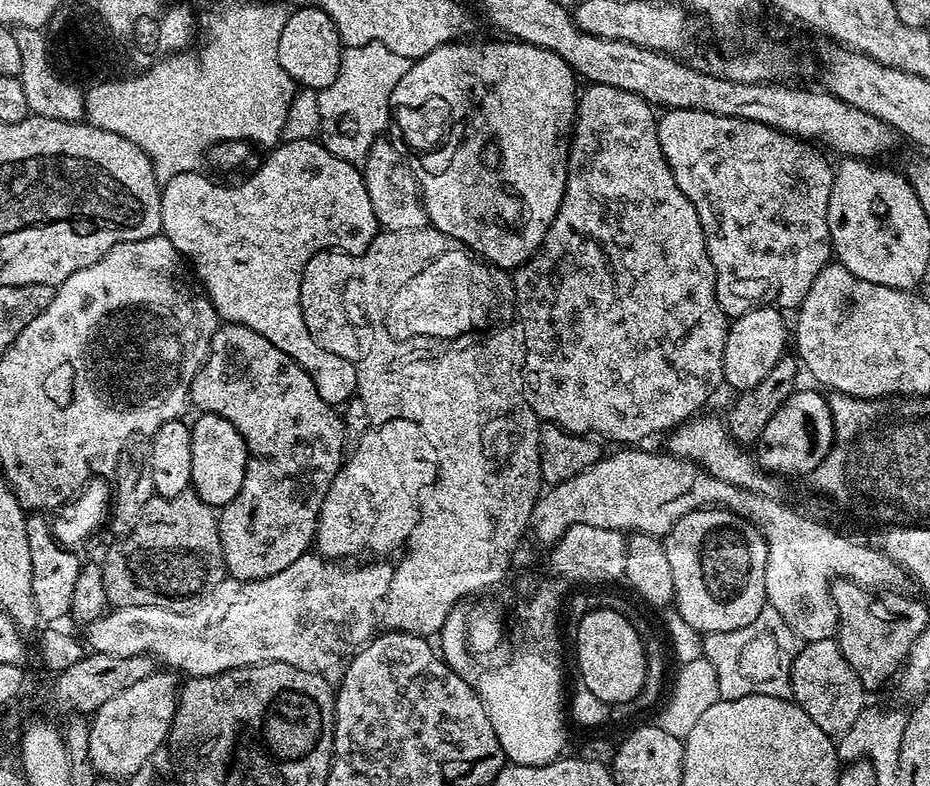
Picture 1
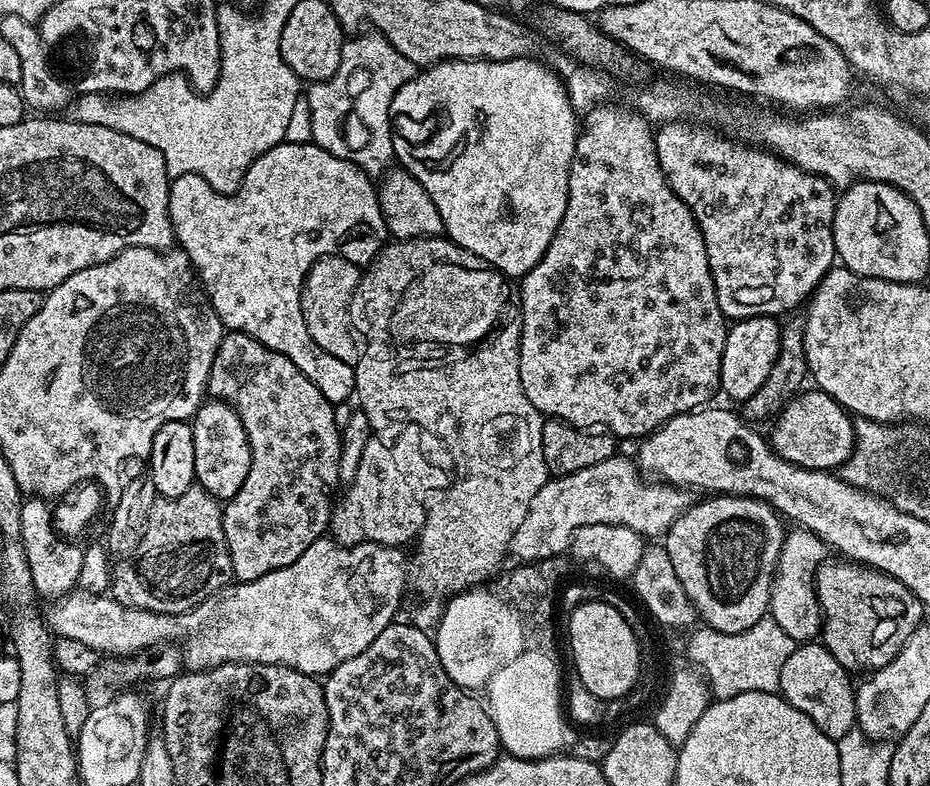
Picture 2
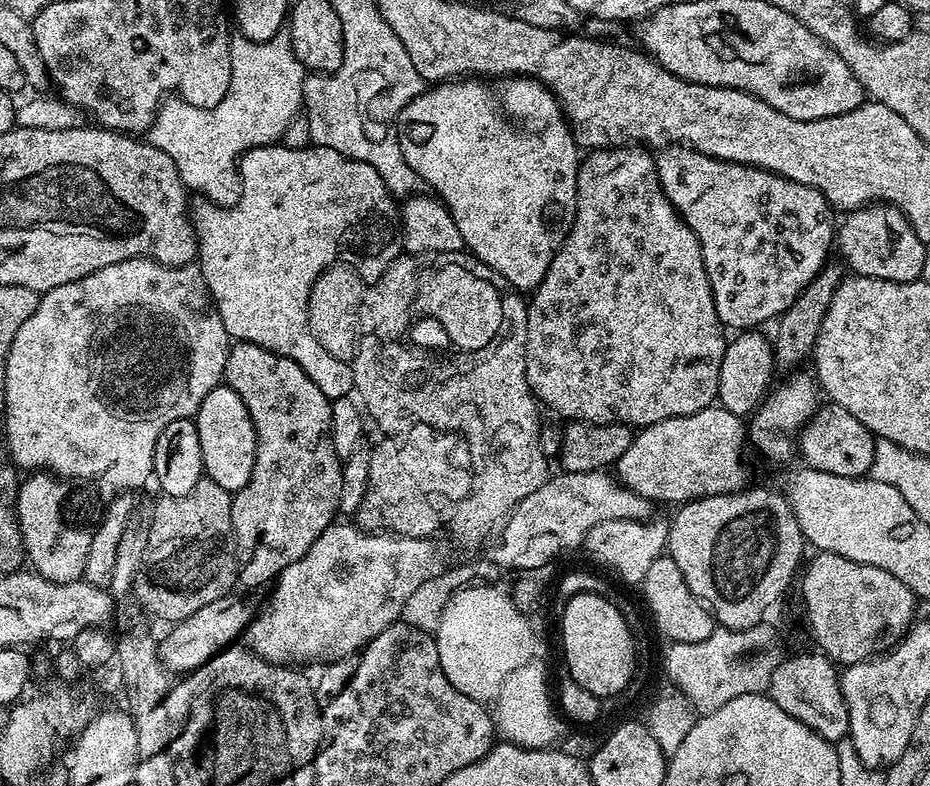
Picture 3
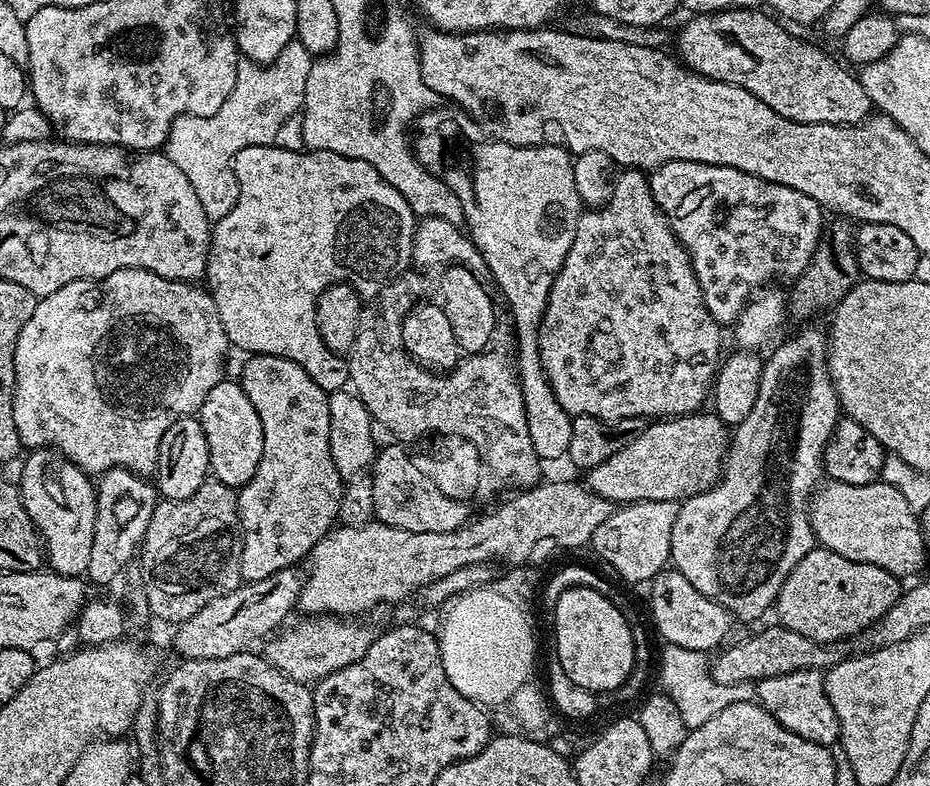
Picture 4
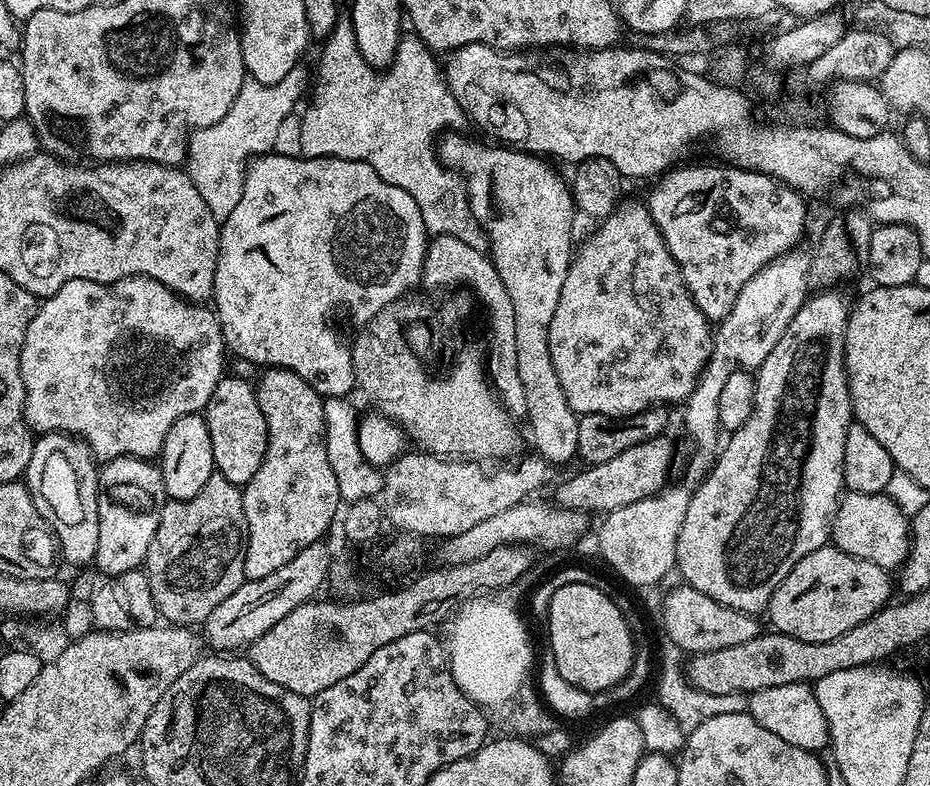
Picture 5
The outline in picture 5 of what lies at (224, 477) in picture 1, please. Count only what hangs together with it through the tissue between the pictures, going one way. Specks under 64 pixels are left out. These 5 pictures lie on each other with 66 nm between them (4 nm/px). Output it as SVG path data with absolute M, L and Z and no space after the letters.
M221 376L202 415L210 430L215 471L237 486L248 484L250 478L258 474L268 445L266 418L262 414L262 406L258 406L255 387L251 383L247 384L240 376Z

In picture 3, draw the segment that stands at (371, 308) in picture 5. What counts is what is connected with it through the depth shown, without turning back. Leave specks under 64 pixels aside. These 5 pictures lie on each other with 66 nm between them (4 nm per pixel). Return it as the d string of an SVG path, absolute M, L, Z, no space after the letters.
M280 142L266 144L245 152L238 161L238 171L242 194L234 206L219 208L200 198L190 208L200 272L216 303L222 326L226 326L233 341L257 344L302 366L310 382L314 382L328 400L347 396L353 391L350 364L328 354L314 338L307 318L307 302L315 280L337 263L336 256L352 256L356 252L350 261L351 267L361 279L373 282L401 255L397 197L392 195L386 182L382 182L374 166L329 148L288 149Z

